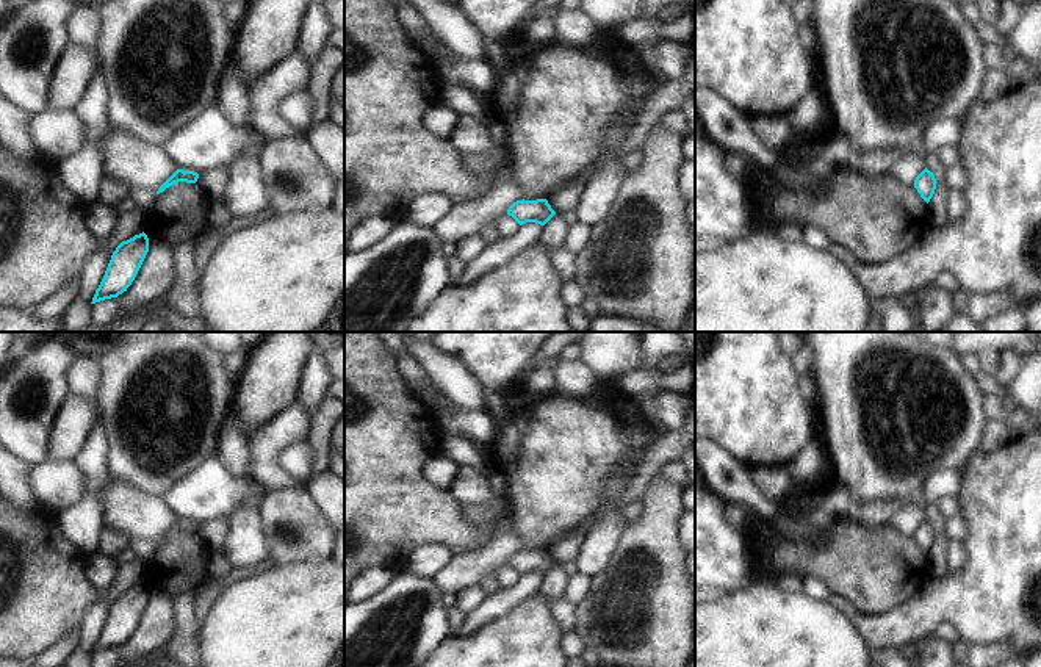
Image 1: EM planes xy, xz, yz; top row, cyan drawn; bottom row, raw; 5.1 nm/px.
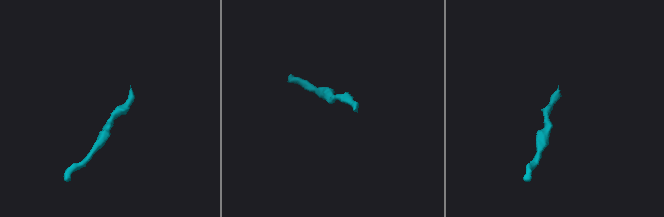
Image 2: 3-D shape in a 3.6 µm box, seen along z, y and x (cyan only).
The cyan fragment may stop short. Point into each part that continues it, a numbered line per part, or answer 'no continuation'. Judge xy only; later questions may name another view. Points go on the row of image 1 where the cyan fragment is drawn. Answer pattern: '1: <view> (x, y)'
no continuation

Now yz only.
no continuation

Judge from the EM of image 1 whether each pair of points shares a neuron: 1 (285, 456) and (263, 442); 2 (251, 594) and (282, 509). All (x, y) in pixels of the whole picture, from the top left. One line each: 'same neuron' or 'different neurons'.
1: different neurons
2: different neurons

